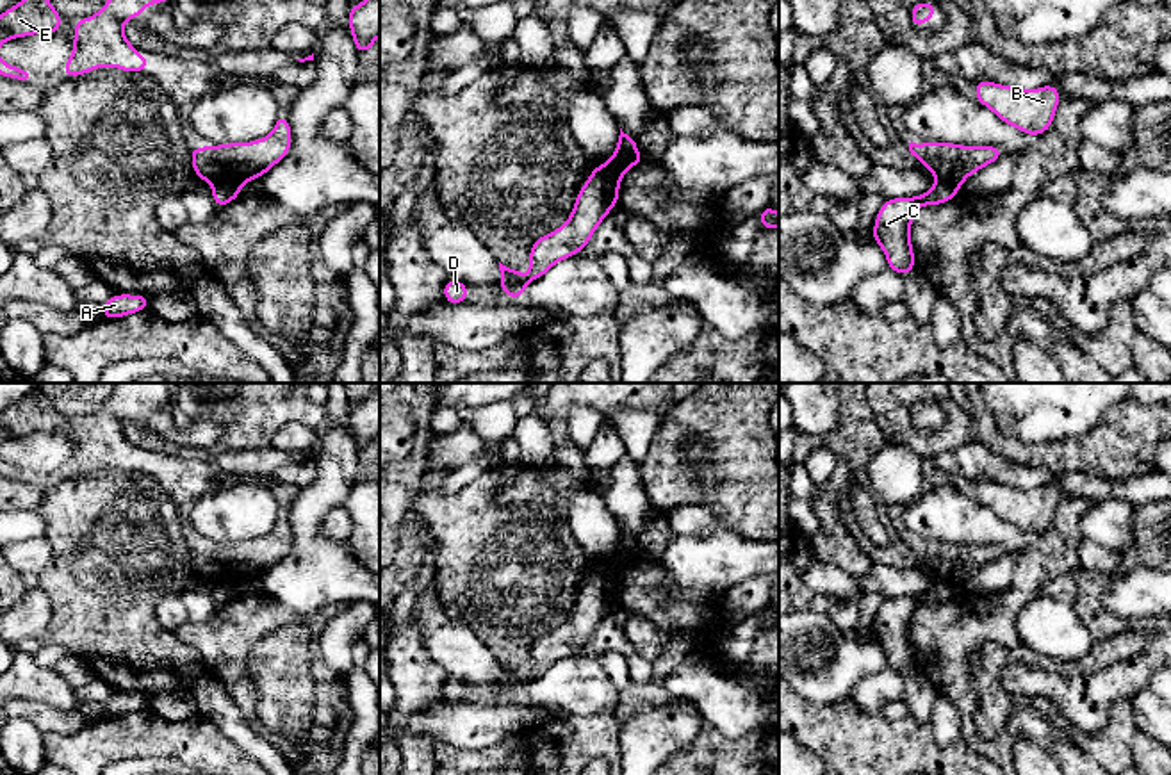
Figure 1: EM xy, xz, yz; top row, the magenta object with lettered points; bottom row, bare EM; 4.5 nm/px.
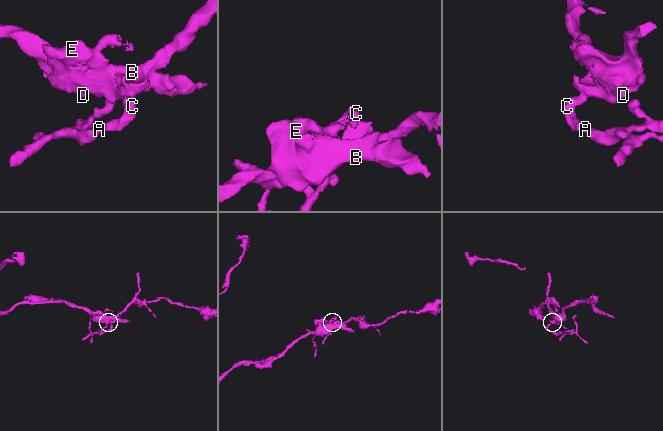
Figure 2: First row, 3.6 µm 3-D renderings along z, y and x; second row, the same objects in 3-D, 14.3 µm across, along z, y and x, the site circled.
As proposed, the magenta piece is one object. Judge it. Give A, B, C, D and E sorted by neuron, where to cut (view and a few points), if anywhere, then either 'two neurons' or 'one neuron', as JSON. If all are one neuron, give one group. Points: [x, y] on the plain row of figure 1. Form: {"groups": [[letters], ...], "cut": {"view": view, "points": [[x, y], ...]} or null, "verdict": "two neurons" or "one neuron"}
{"groups": [["A", "C"], ["B", "D", "E"]], "cut": {"view": "xy", "points": [[214, 585], [236, 585], [239, 588]]}, "verdict": "two neurons"}

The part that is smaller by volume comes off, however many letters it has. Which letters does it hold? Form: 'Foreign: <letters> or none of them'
Foreign: A, C

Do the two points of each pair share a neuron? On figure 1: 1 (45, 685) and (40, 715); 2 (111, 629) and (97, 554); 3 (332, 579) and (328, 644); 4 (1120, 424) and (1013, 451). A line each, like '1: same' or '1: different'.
1: different
2: same
3: different
4: same

